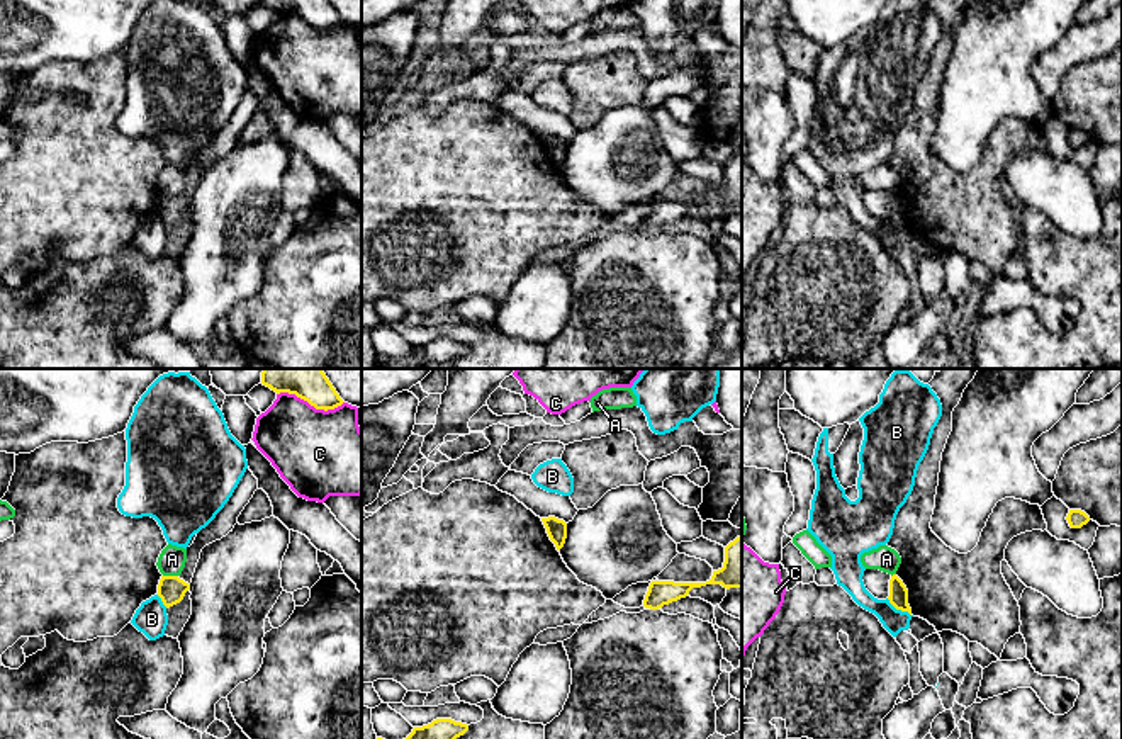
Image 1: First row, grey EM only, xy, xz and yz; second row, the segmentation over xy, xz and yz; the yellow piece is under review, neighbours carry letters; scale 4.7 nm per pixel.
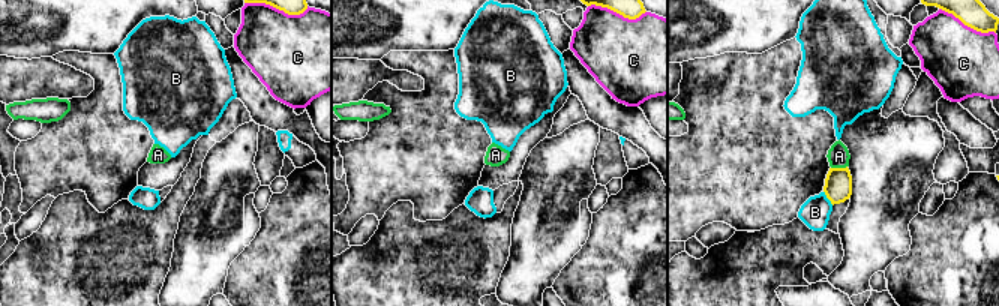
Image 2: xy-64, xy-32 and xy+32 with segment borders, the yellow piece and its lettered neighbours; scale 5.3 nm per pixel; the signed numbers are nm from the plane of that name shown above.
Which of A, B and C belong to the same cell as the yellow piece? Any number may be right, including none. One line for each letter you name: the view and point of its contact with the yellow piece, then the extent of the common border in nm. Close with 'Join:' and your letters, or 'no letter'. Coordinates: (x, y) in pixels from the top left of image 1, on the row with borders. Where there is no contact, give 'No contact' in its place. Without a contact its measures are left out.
Join: no letter

